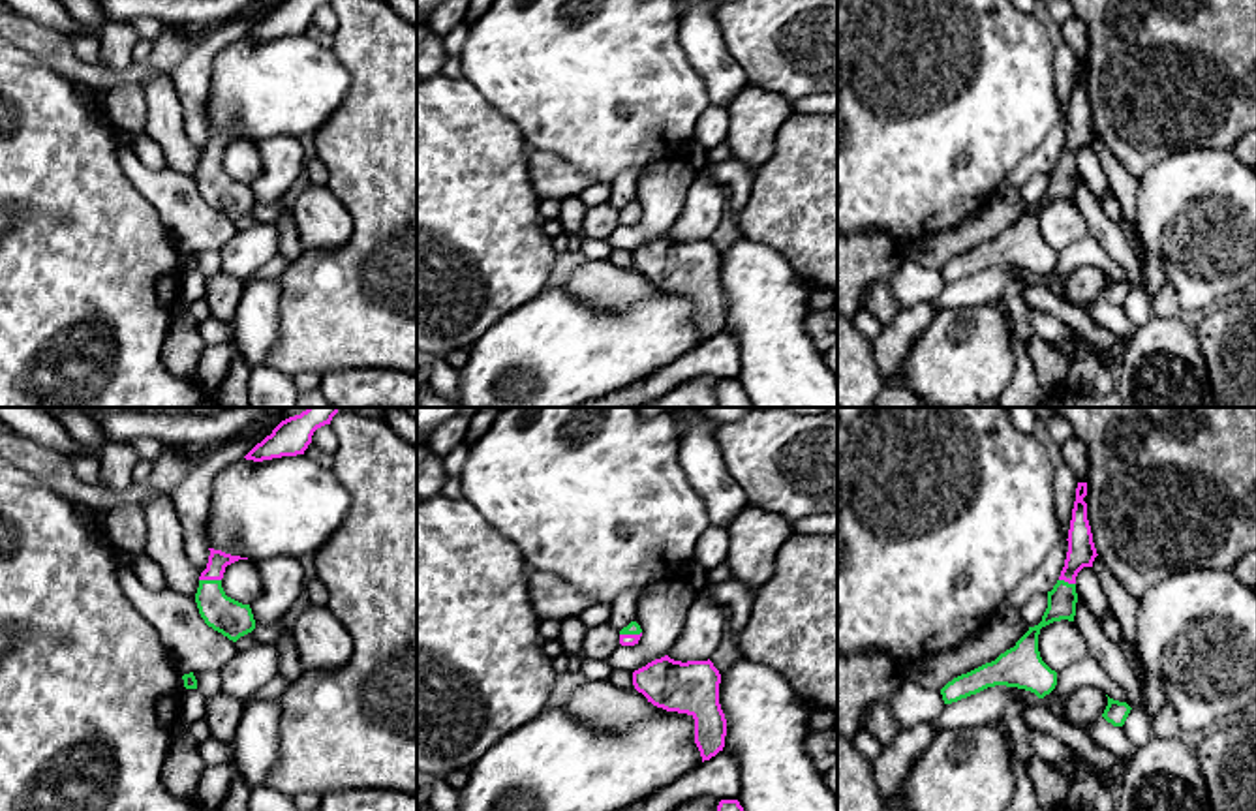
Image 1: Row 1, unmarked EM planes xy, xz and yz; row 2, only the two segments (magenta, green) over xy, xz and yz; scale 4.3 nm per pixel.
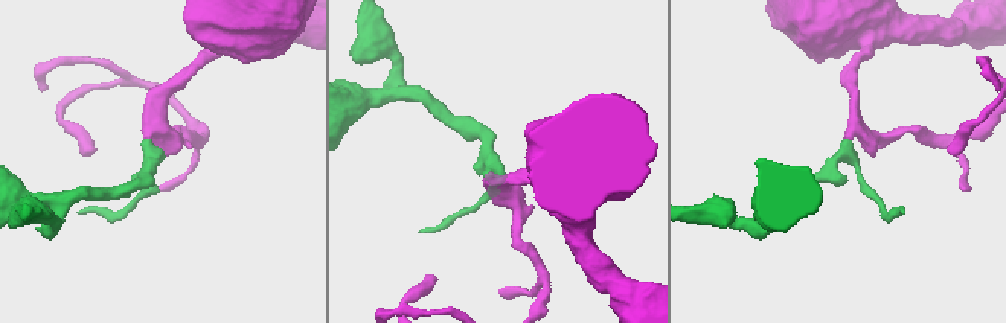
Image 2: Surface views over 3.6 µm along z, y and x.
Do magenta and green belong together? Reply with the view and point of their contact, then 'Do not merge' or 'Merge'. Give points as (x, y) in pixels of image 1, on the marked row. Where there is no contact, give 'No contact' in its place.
Touches magenta at xy (211, 579). Merge

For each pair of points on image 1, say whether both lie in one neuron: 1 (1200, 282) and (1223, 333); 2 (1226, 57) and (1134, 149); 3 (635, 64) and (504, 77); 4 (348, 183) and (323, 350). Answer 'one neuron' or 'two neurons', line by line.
1: two neurons
2: one neuron
3: one neuron
4: one neuron

